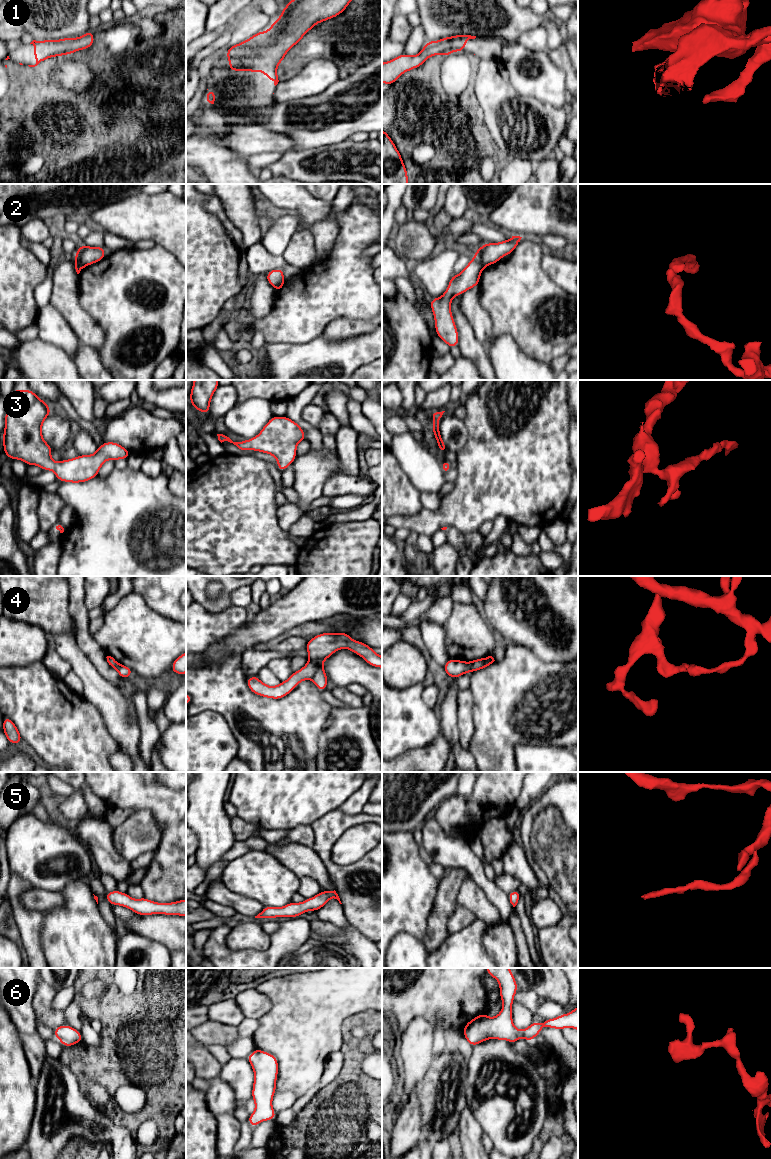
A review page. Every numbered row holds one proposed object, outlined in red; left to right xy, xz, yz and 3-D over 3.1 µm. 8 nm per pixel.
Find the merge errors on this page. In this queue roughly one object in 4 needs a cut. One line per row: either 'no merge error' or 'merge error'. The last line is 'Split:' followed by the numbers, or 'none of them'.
1: no merge error
2: merge error
3: no merge error
4: merge error
5: no merge error
6: no merge error
Split: 2, 4

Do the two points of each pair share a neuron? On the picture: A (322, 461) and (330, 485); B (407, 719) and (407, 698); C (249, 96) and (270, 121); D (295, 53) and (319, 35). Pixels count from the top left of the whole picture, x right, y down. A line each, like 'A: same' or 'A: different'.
A: different
B: same
C: different
D: same

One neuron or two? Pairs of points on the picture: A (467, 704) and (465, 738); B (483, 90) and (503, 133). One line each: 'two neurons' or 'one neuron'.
A: one neuron
B: one neuron

